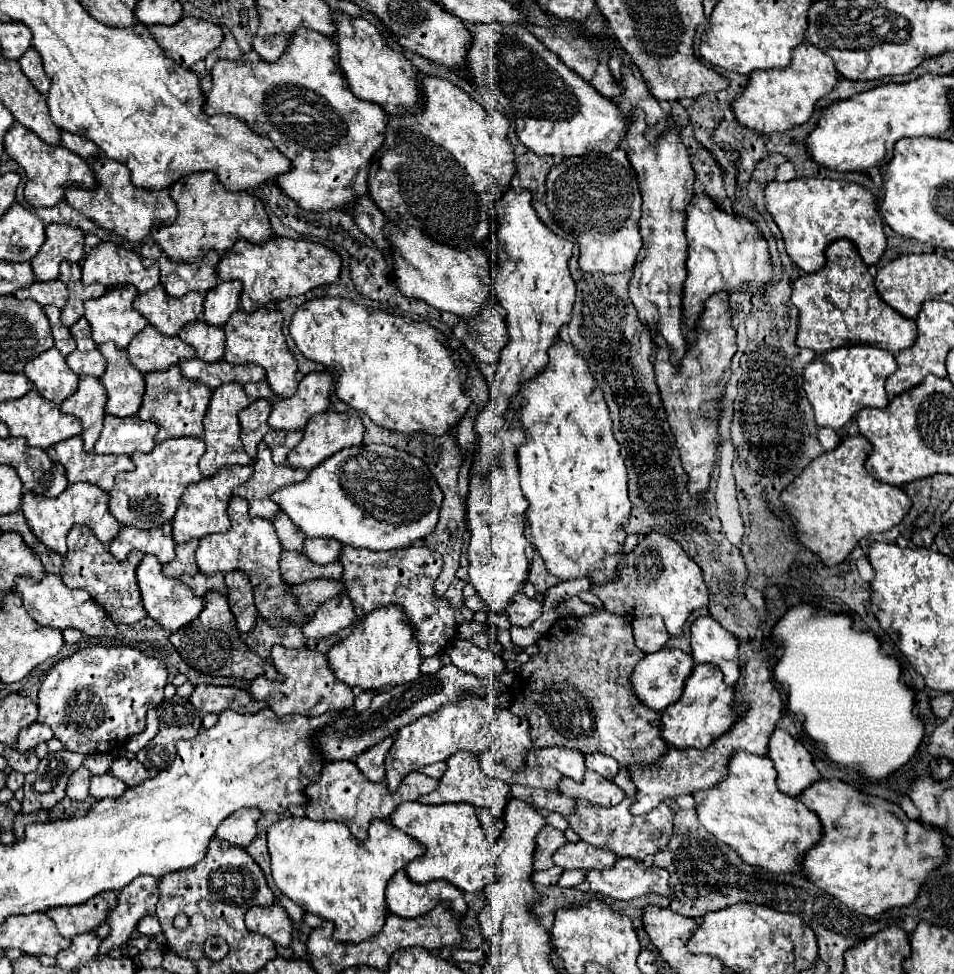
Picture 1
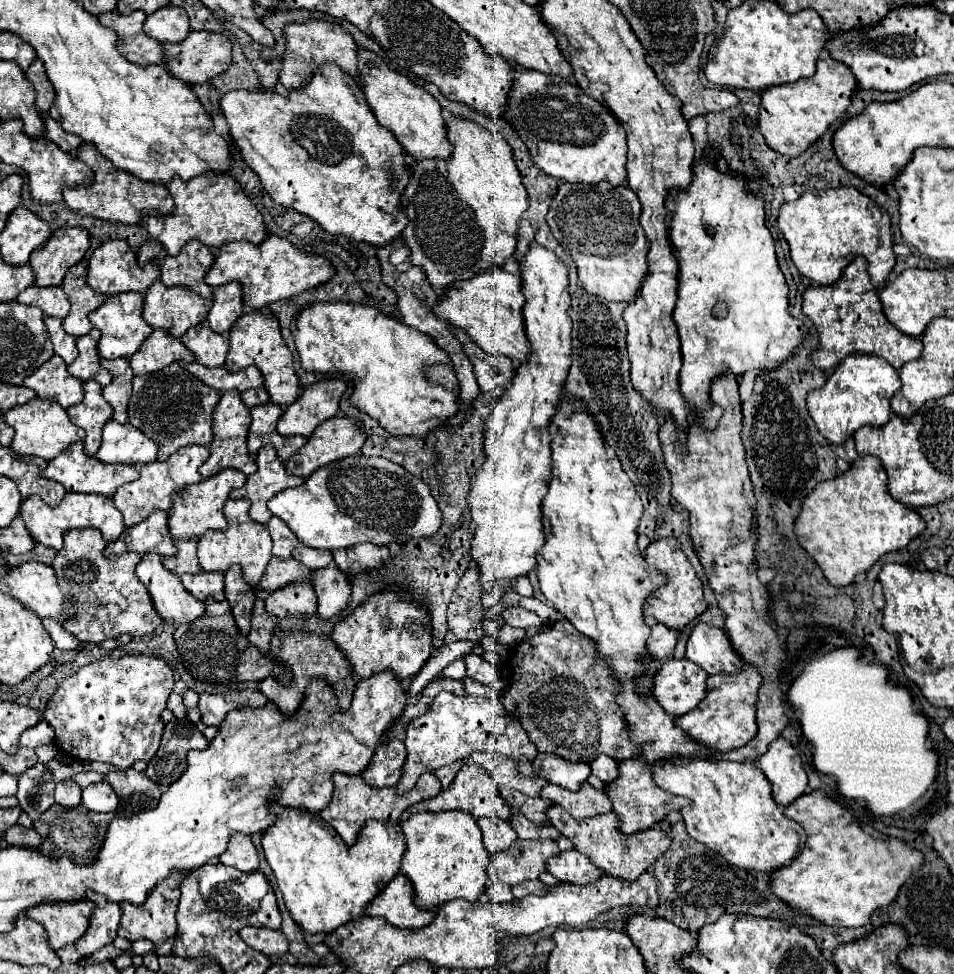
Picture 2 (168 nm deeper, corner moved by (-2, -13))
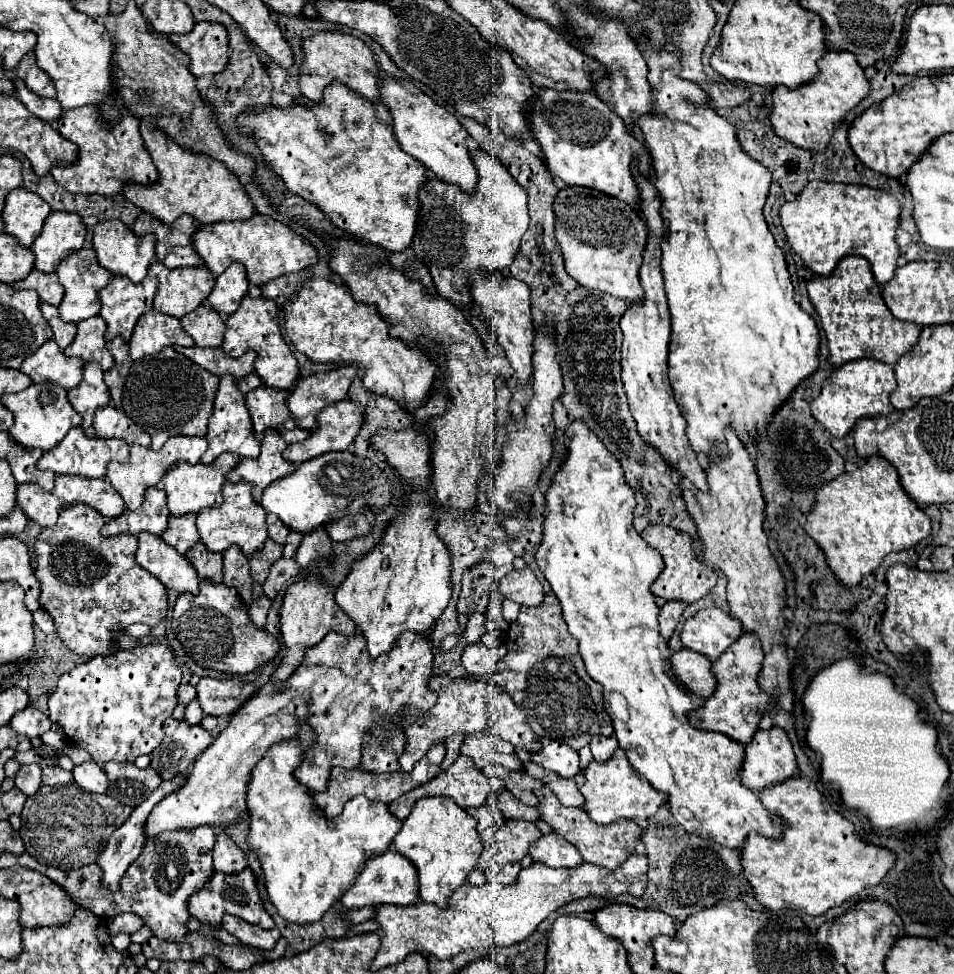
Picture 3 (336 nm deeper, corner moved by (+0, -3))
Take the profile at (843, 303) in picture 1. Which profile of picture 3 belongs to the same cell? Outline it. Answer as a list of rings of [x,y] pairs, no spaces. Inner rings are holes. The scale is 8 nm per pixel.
[[[845,256],[829,278],[813,276],[807,282],[807,290],[829,342],[827,362],[833,366],[841,366],[843,362],[857,358],[875,358],[895,366],[895,362],[911,352],[919,342],[921,328],[911,326],[911,322],[899,322],[887,310],[881,288],[863,256]]]

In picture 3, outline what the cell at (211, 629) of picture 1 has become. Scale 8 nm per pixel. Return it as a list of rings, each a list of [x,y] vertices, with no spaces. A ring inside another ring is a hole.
[[[207,582],[199,588],[199,596],[181,594],[173,608],[173,632],[193,662],[227,674],[247,674],[279,654],[280,641],[251,624],[235,588]]]

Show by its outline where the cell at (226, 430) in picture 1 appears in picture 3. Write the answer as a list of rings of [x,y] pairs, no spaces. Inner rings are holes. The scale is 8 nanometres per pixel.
[[[223,376],[219,382],[215,402],[213,402],[213,414],[209,418],[209,432],[205,438],[209,442],[209,448],[201,456],[201,464],[211,464],[223,452],[235,452],[241,458],[259,456],[259,442],[253,436],[253,424],[251,424],[251,416],[245,406],[245,396],[239,392],[235,378],[231,378],[231,376]]]

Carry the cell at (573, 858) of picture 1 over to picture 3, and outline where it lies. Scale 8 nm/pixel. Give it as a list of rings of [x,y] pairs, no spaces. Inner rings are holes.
[[[555,832],[543,834],[539,842],[533,842],[529,856],[535,862],[541,862],[551,868],[577,868],[583,864],[579,850],[575,850],[573,844],[569,844]]]

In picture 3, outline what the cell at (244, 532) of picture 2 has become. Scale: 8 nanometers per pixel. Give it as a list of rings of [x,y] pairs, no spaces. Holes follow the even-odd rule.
[[[225,482],[223,484],[223,504],[219,508],[207,508],[197,514],[197,530],[201,542],[209,552],[225,552],[231,544],[237,544],[241,552],[251,558],[257,550],[263,548],[267,540],[265,510],[251,498],[251,486],[247,482]]]

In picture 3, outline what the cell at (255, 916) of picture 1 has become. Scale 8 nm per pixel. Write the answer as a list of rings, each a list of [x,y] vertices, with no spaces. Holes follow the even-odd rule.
[[[229,914],[223,918],[223,928],[229,934],[237,936],[243,944],[249,944],[249,946],[255,946],[255,948],[261,948],[261,950],[271,950],[277,944],[277,940],[281,938],[281,934],[279,934],[277,928],[265,930],[261,926],[249,924],[243,918],[229,916]]]

